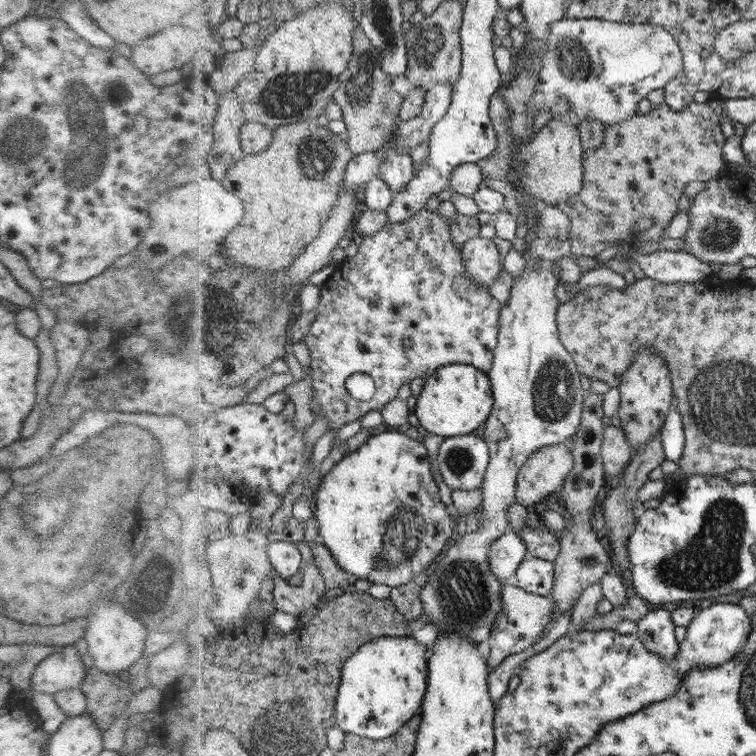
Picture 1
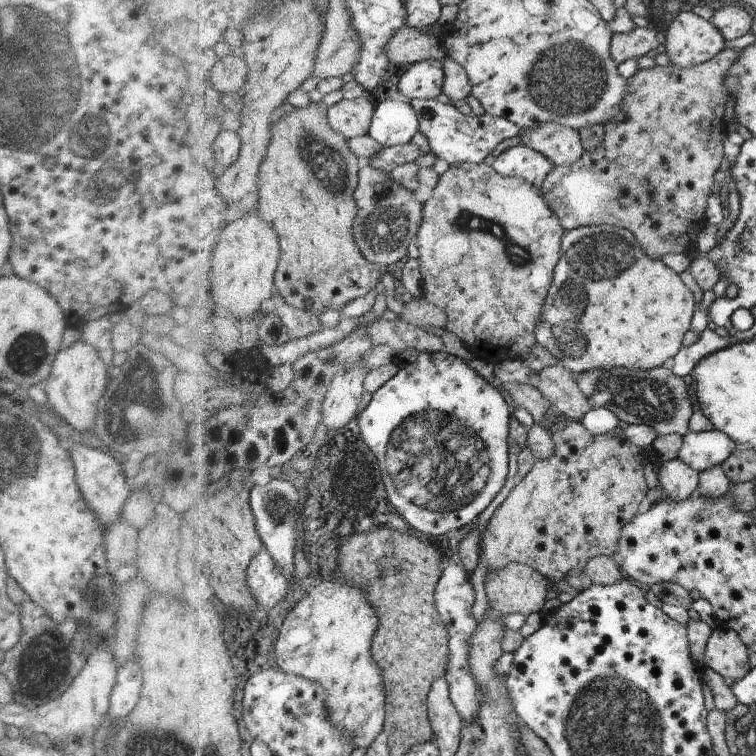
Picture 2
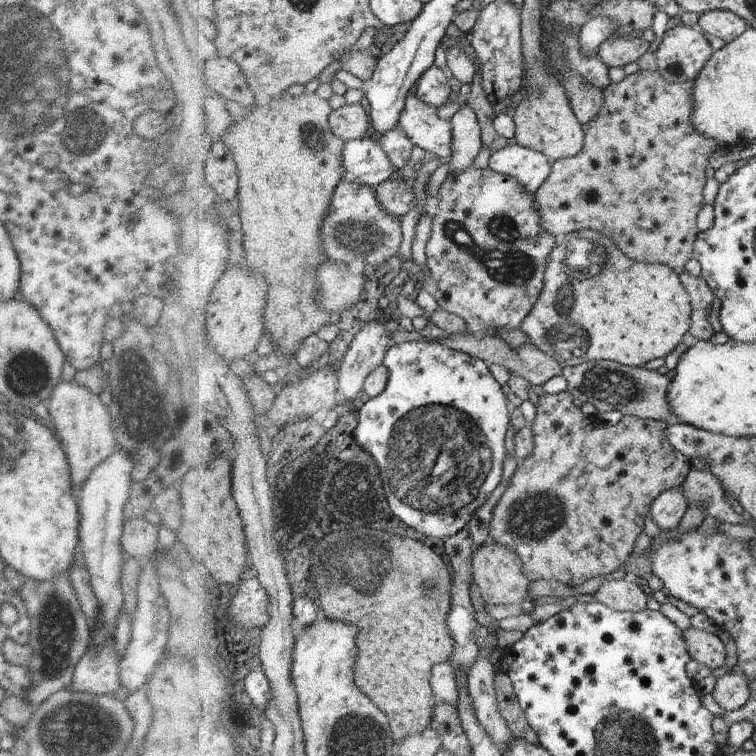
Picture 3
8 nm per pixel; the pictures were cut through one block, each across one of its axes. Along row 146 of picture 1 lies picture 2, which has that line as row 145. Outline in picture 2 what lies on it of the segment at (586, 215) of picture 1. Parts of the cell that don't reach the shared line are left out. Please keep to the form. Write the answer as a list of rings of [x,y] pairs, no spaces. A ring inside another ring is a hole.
[[[726,48],[701,65],[685,69],[672,64],[655,65],[638,69],[627,79],[627,93],[621,102],[624,118],[606,121],[602,142],[591,151],[585,150],[572,164],[553,166],[540,188],[564,230],[609,225],[632,232],[640,249],[650,259],[658,261],[669,253],[691,255],[697,249],[696,240],[706,224],[705,211],[712,195],[714,173],[725,156],[722,146],[724,128],[716,126],[722,120],[724,104],[729,98],[725,76],[730,65],[740,56],[740,50]]]

